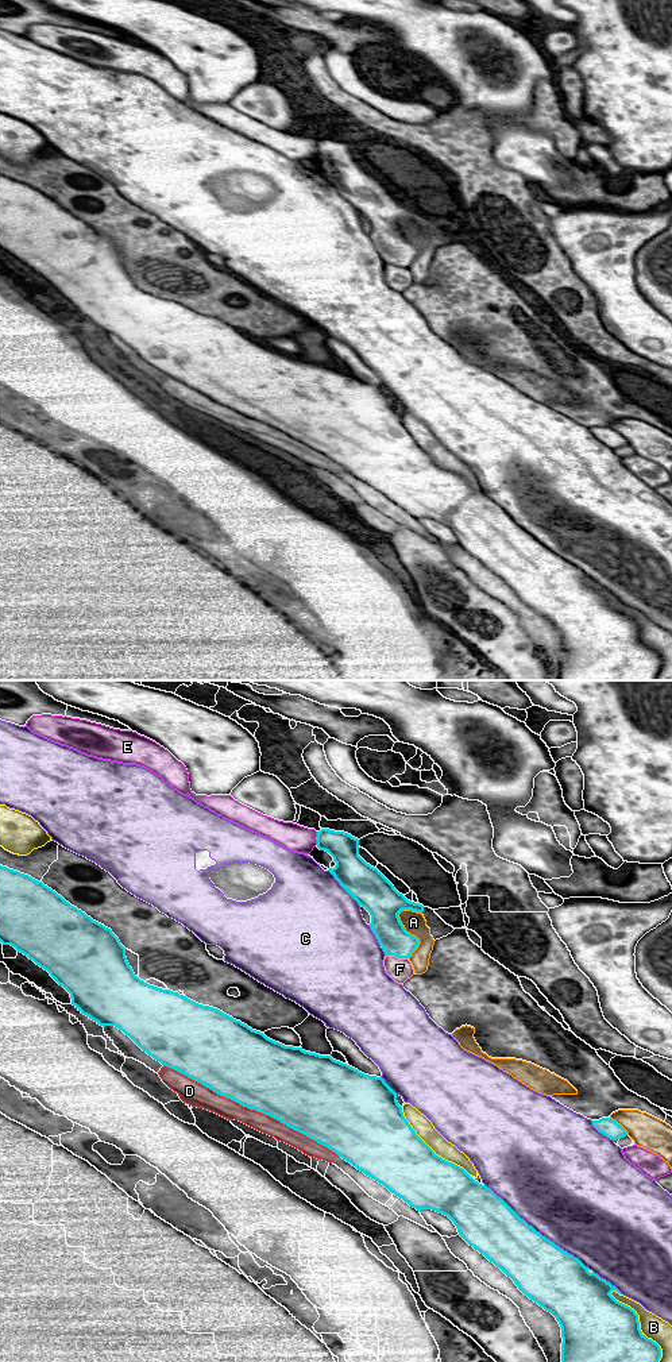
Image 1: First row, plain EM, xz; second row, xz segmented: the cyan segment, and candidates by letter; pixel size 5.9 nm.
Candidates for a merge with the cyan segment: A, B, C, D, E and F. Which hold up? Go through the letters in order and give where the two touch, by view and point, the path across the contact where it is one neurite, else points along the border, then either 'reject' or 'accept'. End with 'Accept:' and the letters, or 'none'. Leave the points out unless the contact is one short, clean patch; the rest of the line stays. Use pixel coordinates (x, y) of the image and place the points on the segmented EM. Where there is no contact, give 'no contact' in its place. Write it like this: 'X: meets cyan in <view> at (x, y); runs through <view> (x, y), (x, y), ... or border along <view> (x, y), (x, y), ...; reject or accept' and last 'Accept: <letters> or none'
A: meets cyan in xz at (409, 933); reject
B: meets cyan in xz at (638, 1323); reject
C: meets cyan in xz at (536, 1231); reject
D: meets cyan in xz at (251, 1108); reject
E: meets cyan in xz at (316, 838); reject
F: meets cyan in xz at (397, 956); border along xz (386, 955), (408, 959); reject
Accept: none

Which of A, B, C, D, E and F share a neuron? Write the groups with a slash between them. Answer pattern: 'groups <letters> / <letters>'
groups A / B / C / D / E F

